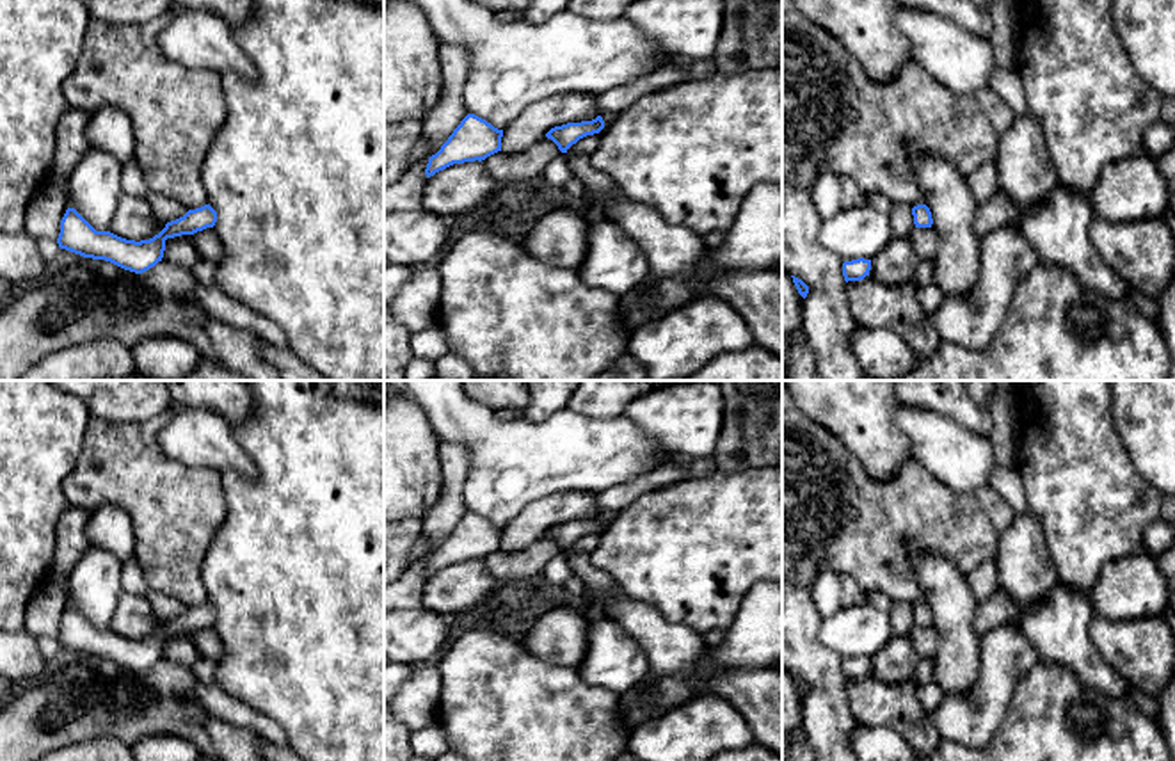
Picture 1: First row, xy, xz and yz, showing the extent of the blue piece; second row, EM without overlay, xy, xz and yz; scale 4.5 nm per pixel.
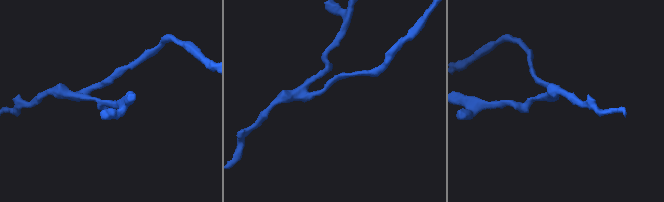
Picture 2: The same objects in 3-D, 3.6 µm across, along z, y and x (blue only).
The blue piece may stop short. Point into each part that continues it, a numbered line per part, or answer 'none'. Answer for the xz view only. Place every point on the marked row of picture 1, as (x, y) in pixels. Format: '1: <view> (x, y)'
none

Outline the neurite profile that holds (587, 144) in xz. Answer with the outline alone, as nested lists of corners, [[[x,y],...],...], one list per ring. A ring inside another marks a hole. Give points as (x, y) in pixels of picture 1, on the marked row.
[[[608,112],[601,114],[601,117],[604,121],[604,128],[599,133],[580,139],[567,149],[567,153],[590,155],[599,146],[601,137],[608,132],[608,128],[619,117],[619,114]]]

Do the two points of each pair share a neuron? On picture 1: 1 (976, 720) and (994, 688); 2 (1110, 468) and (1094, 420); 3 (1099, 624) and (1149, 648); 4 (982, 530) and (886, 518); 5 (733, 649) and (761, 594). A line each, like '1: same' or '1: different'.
1: same
2: same
3: same
4: same
5: same

